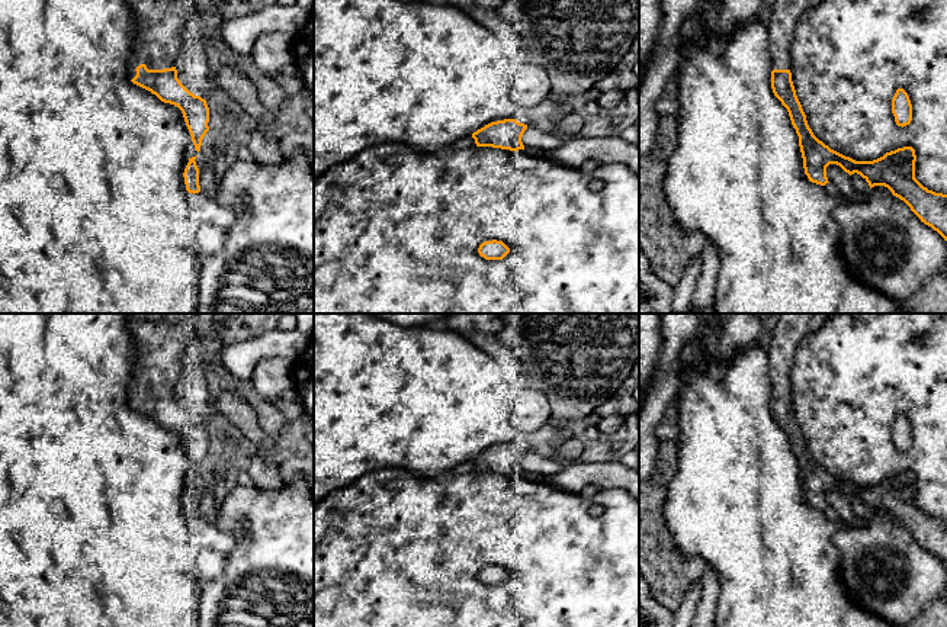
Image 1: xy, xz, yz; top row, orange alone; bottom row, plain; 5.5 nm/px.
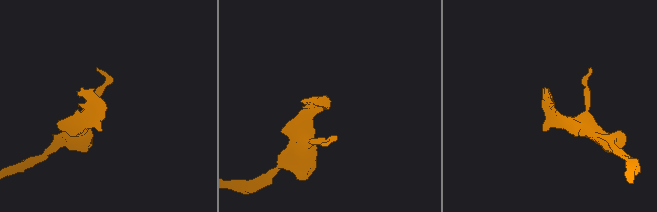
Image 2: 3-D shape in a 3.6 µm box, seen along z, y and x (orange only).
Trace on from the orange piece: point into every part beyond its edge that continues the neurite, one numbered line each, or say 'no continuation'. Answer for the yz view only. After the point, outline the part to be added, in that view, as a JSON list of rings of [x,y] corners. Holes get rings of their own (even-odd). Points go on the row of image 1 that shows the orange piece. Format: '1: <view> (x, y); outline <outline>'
1: yz (786, 13); outline [[[774,0],[771,17],[767,25],[773,70],[790,70],[790,44],[796,25],[808,7],[809,0]]]

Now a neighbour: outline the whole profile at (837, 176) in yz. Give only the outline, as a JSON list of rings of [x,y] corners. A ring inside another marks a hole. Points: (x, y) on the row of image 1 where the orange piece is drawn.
[[[829,164],[826,167],[826,177],[828,181],[835,186],[845,199],[853,202],[863,202],[866,199],[866,193],[858,192],[854,187],[850,174],[845,173],[840,165]]]

